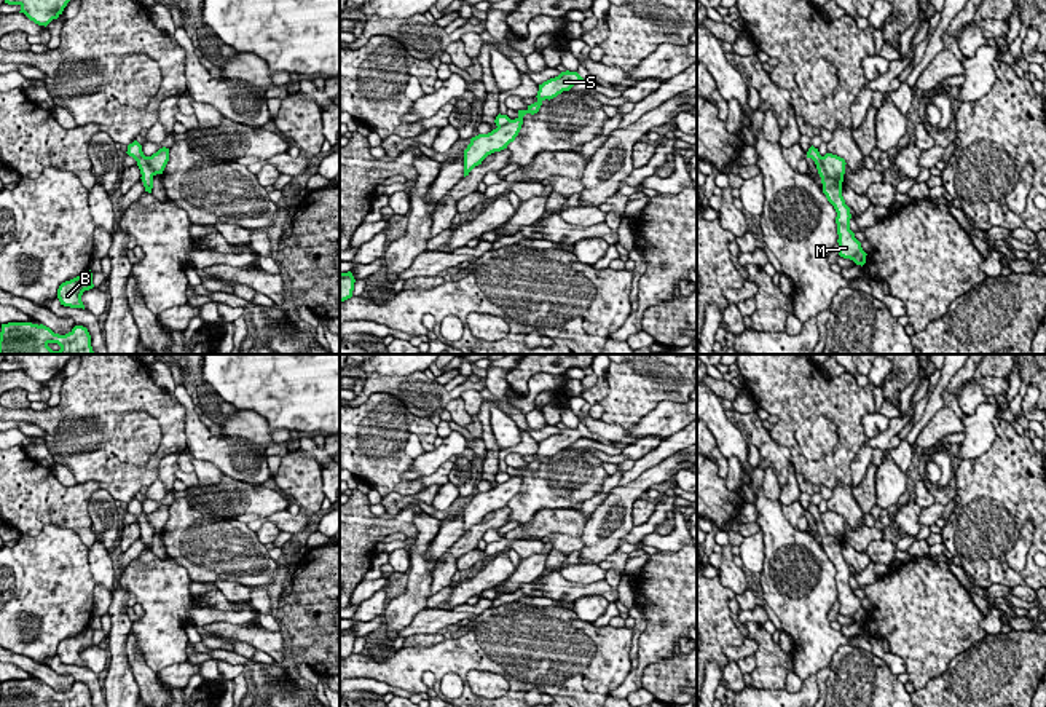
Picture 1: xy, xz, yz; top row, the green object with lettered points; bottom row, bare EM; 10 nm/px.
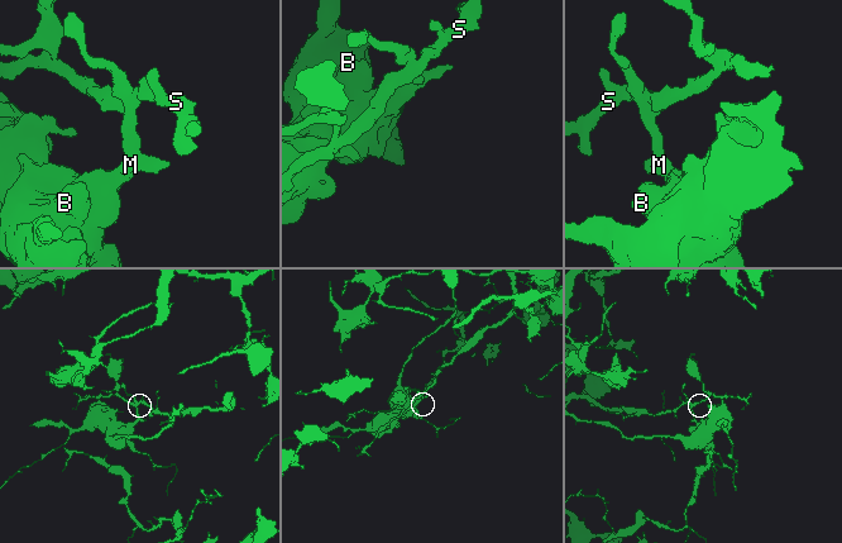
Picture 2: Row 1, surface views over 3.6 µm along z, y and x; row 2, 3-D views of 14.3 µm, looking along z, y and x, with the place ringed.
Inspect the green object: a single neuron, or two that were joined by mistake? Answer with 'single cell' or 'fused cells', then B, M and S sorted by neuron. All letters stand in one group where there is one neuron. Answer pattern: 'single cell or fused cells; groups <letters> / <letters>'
fused cells; groups B M / S

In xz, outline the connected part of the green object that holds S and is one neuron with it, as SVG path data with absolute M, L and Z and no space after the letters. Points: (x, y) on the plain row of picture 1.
M561 429L558 434L550 436L539 442L537 448L537 458L531 463L528 463L526 468L518 468L518 474L515 477L510 477L504 484L497 484L488 492L478 492L470 496L470 501L464 508L464 535L469 533L469 530L482 522L482 519L494 511L507 506L510 500L515 498L518 493L521 482L523 482L523 474L526 471L537 471L542 460L545 456L553 456L563 448L569 448L576 440L582 439L584 436L577 429Z

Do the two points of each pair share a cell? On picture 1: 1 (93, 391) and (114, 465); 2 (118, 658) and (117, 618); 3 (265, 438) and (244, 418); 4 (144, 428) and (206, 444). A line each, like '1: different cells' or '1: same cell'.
1: same cell
2: same cell
3: same cell
4: different cells

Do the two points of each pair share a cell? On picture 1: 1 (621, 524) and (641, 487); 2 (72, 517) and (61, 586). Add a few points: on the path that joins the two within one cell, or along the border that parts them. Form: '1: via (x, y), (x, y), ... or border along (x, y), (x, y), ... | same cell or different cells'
1: via (621, 514), (621, 506), (632, 495) | same cell
2: border along (75, 530), (47, 524), (34, 537) | different cells

